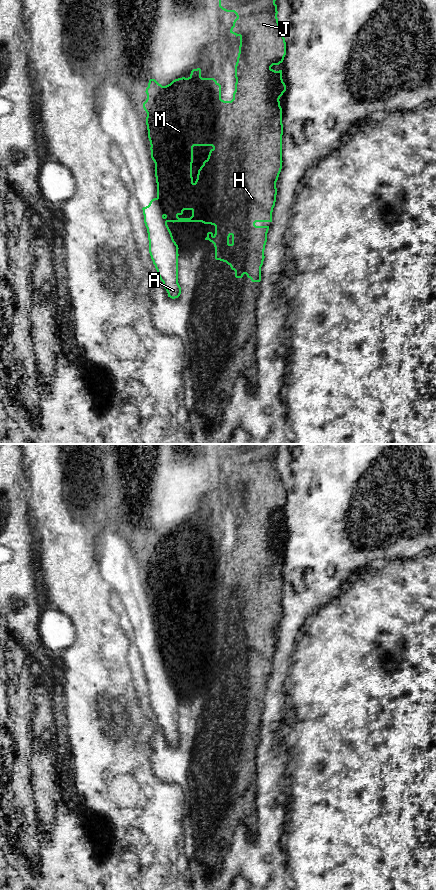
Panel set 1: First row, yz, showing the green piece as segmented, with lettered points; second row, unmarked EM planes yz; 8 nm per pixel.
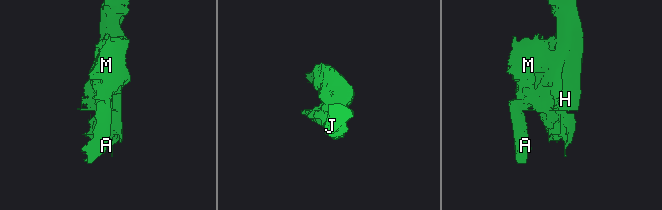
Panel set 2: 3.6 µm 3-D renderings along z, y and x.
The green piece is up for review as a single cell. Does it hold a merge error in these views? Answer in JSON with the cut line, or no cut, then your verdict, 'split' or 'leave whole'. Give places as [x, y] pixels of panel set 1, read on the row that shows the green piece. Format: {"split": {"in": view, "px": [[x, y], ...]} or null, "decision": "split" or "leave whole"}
{"split": {"in": "yz", "px": [[156, 198], [164, 215]]}, "decision": "split"}

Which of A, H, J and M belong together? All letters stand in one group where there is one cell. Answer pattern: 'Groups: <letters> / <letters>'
Groups: A / H J M

